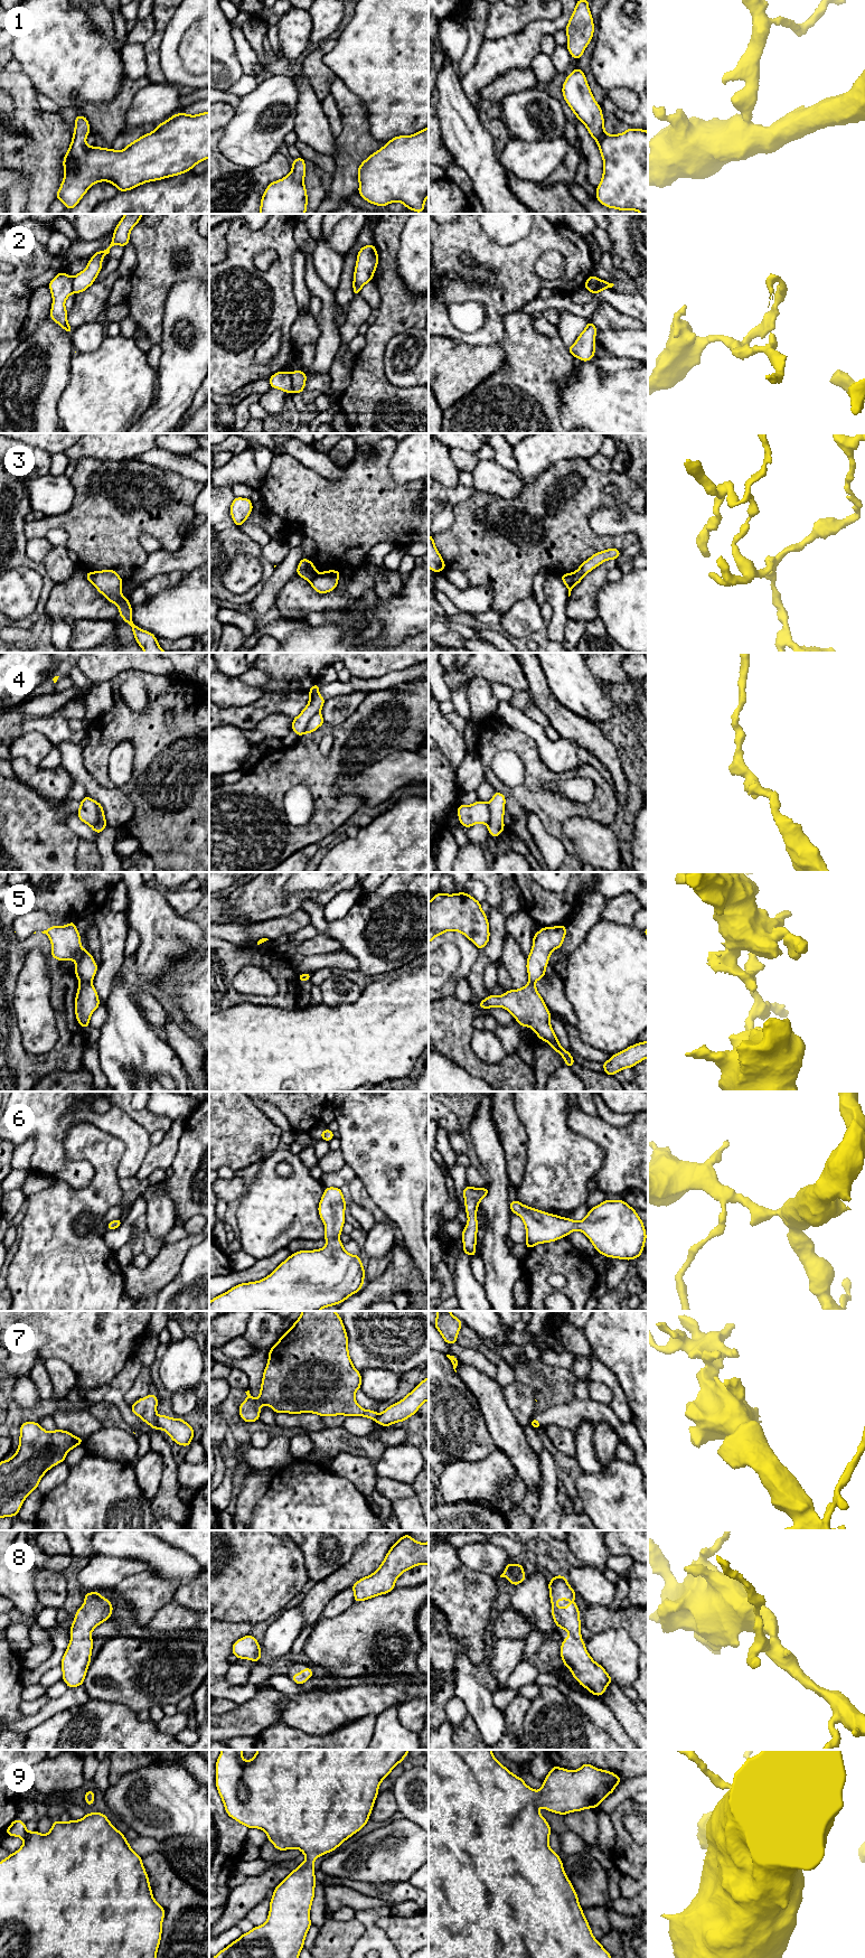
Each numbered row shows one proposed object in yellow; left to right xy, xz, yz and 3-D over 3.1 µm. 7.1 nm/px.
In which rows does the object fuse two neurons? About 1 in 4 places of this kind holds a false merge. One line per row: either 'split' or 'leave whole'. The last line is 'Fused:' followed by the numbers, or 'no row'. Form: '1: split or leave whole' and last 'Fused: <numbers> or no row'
1: leave whole
2: split
3: split
4: split
5: split
6: leave whole
7: split
8: leave whole
9: leave whole
Fused: 2, 3, 4, 5, 7

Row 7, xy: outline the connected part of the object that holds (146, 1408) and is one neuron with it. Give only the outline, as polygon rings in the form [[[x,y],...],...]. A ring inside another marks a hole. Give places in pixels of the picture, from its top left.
[[[149,1394],[148,1396],[138,1399],[130,1408],[131,1412],[138,1415],[143,1422],[150,1425],[153,1430],[158,1430],[157,1424],[157,1405],[158,1397]]]

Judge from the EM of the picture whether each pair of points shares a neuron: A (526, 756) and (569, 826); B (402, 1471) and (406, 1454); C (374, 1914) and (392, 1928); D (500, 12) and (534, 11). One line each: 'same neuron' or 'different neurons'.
A: different neurons
B: same neuron
C: different neurons
D: same neuron

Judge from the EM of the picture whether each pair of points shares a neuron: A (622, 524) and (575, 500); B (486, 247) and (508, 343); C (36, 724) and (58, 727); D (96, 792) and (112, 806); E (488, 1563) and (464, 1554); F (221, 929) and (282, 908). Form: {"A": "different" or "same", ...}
{"A": "different", "B": "different", "C": "same", "D": "same", "E": "same", "F": "different"}

